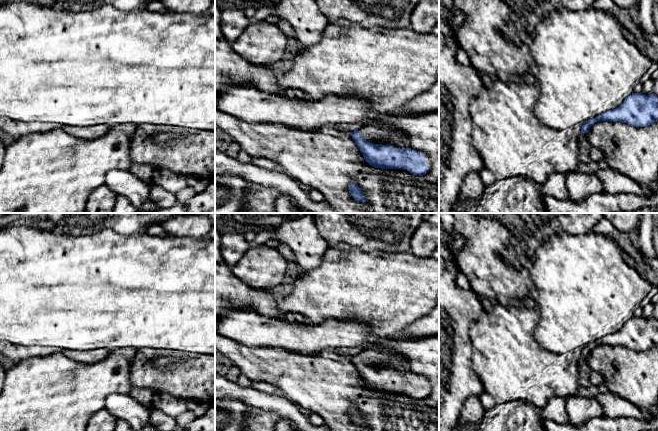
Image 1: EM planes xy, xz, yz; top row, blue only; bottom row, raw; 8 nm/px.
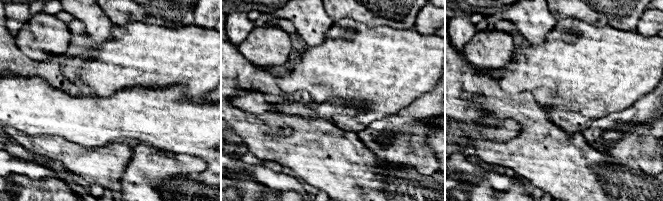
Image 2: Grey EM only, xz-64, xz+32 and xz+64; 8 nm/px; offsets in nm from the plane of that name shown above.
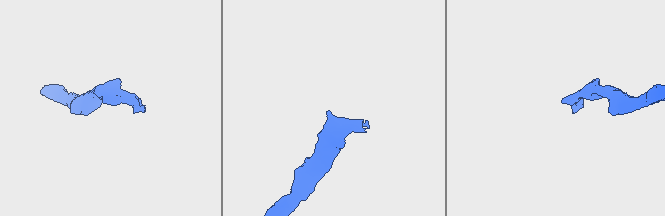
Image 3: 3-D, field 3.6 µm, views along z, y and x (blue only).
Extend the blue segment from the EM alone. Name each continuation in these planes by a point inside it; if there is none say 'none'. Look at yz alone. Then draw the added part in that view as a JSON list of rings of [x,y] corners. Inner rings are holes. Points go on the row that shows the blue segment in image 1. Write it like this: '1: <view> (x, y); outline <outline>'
1: yz (587, 152); outline [[[580,132],[578,153],[581,163],[588,164],[591,161],[604,160],[604,155],[602,151],[589,142],[587,133]]]

